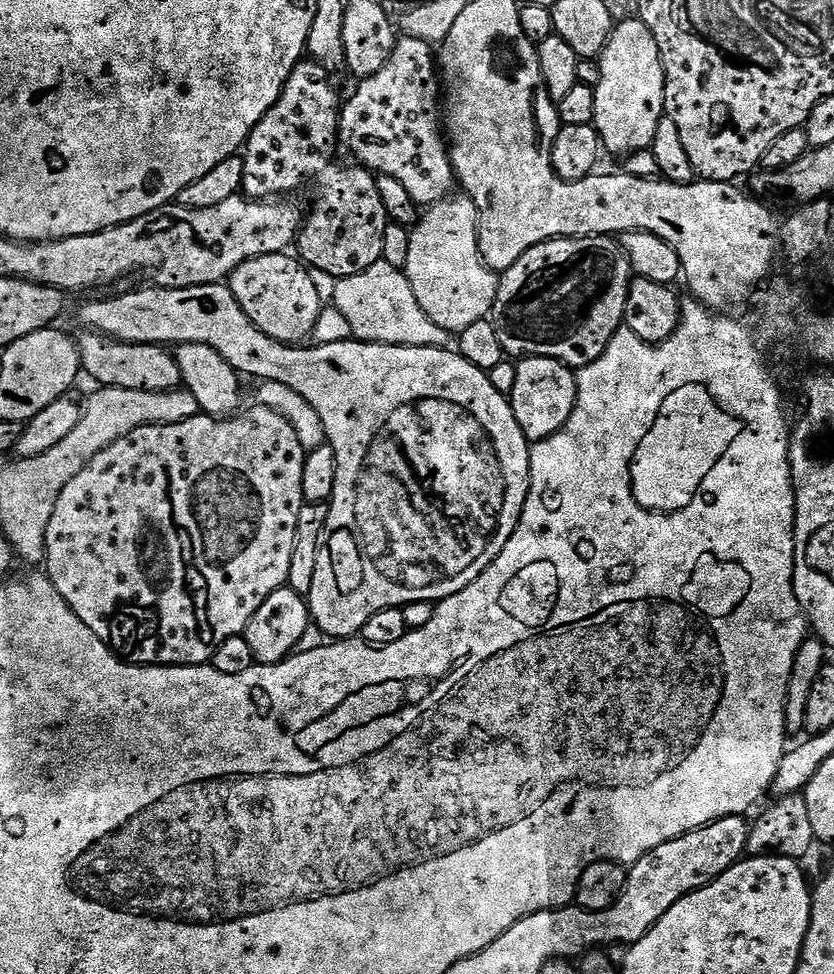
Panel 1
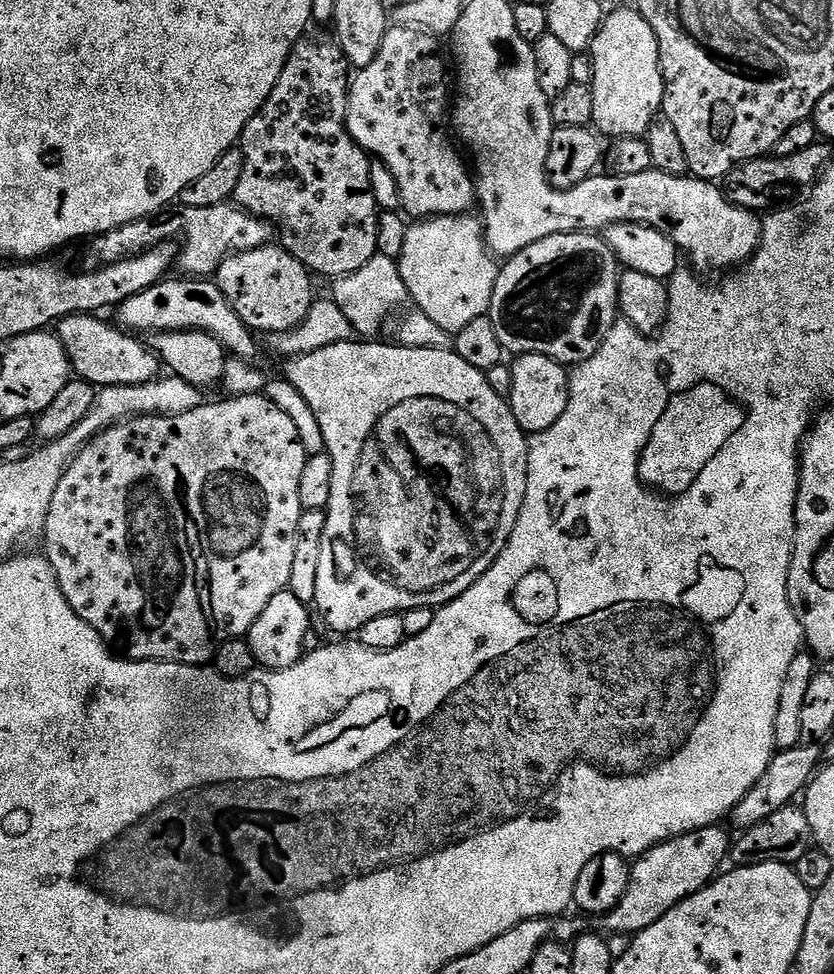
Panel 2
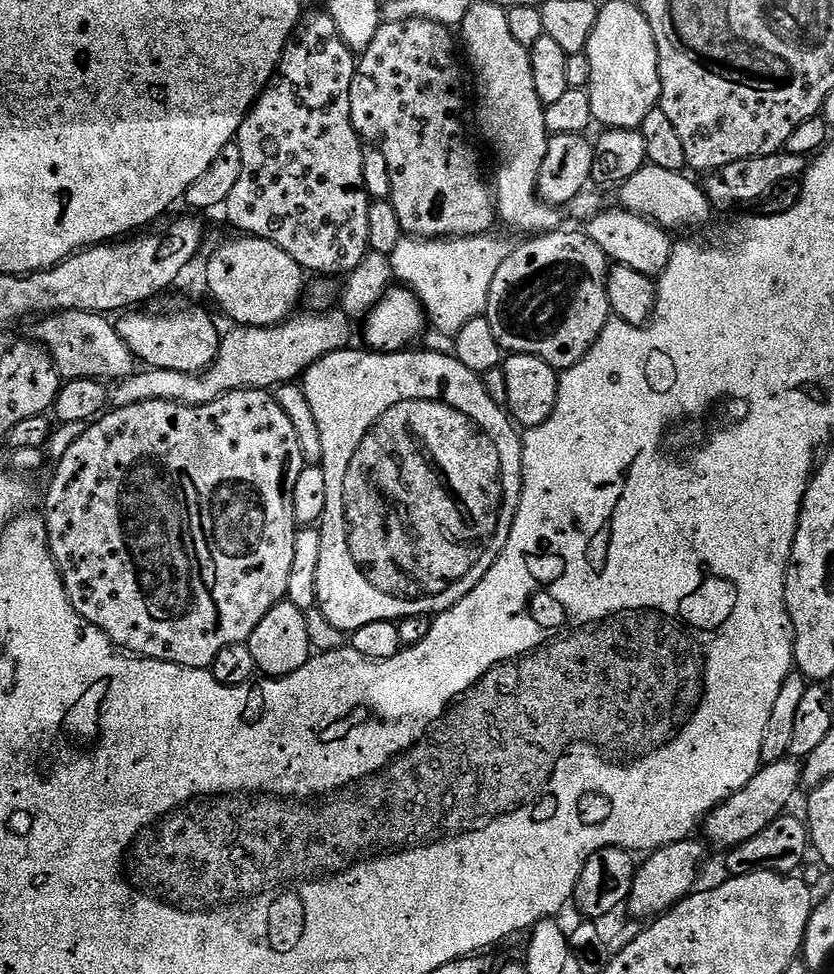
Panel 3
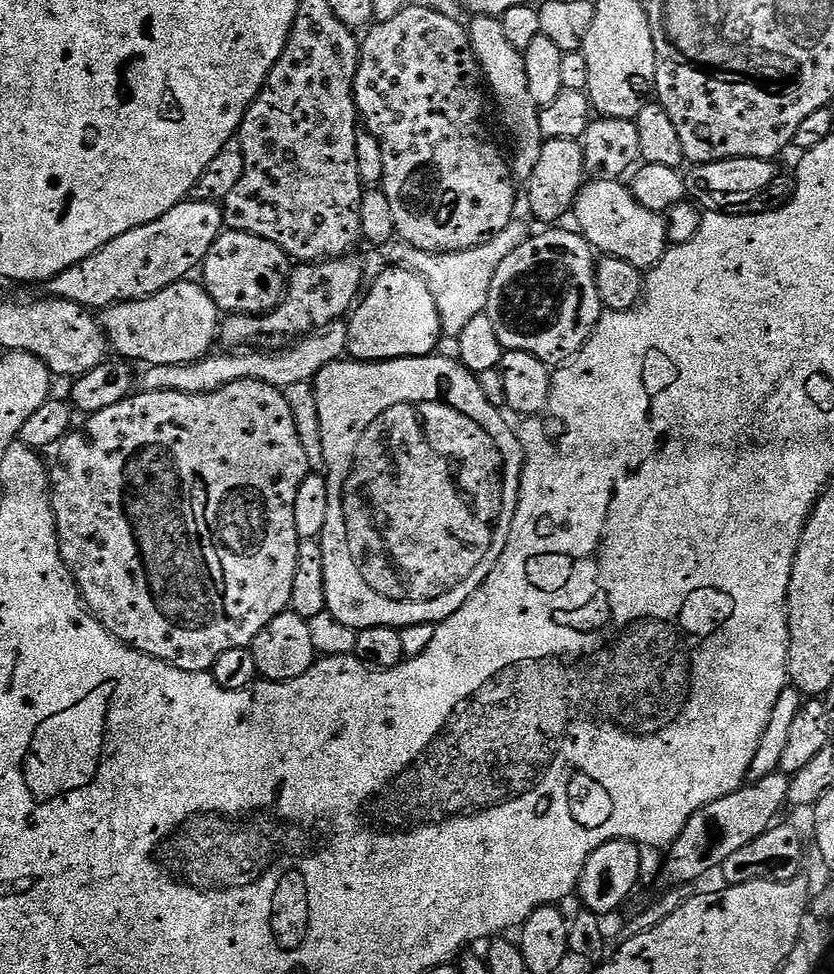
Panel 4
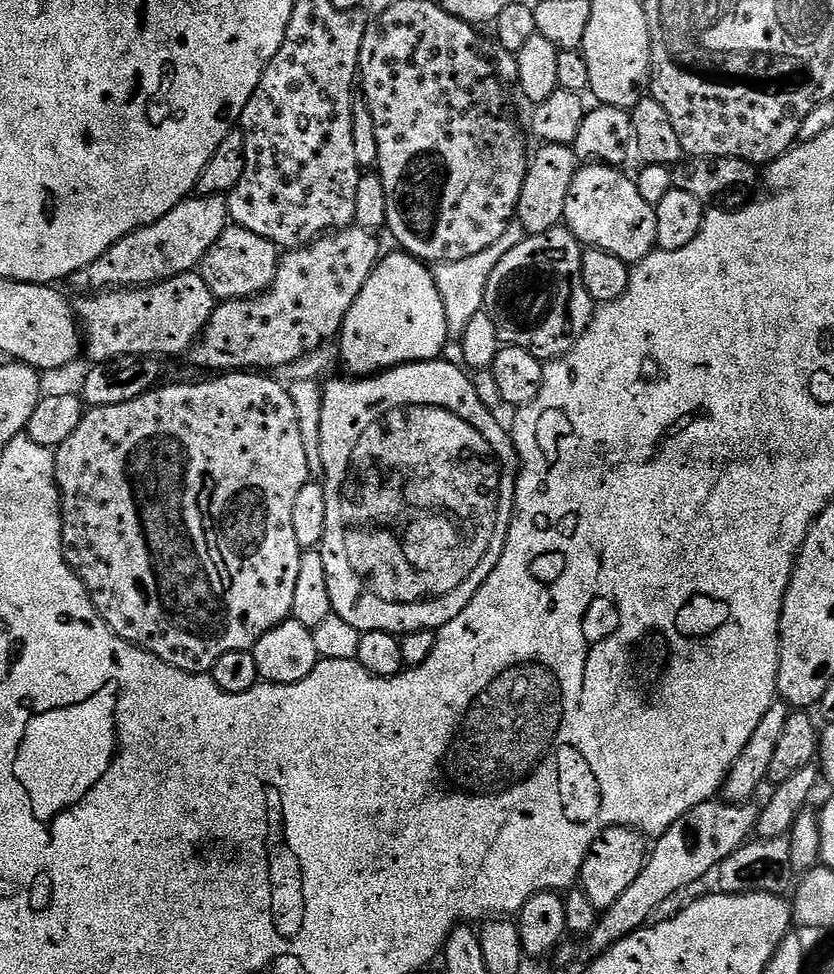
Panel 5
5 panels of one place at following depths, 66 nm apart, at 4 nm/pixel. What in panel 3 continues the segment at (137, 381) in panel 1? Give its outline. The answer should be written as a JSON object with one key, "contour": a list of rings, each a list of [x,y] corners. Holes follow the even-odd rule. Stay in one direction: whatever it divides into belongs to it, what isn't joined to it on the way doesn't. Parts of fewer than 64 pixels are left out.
{"contour":[[[53,312],[37,319],[35,343],[45,348],[65,381],[119,382],[137,371],[138,361],[118,334],[115,323],[99,312]]]}

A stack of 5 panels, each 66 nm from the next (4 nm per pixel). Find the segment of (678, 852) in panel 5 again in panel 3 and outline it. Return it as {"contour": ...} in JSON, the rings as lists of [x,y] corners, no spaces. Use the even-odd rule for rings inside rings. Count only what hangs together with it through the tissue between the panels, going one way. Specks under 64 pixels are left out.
{"contour":[[[785,758],[773,764],[764,764],[760,771],[742,786],[730,798],[726,798],[718,805],[713,812],[709,812],[702,821],[703,839],[709,845],[716,848],[731,850],[742,846],[742,842],[750,842],[754,834],[759,834],[761,830],[766,830],[770,822],[774,822],[779,816],[785,815],[789,811],[788,803],[796,796],[796,791],[801,791],[800,783],[801,765],[795,759]]]}

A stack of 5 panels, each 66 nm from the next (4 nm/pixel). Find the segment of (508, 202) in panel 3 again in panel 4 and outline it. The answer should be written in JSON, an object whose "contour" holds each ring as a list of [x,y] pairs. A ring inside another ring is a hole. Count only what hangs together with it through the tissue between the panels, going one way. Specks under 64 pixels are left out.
{"contour":[[[473,15],[471,19],[472,24],[467,25],[468,37],[480,68],[484,71],[487,91],[500,107],[500,120],[505,130],[516,139],[516,153],[510,156],[515,179],[527,182],[534,166],[538,166],[538,154],[542,154],[545,139],[540,129],[540,108],[534,98],[530,98],[530,85],[526,83],[524,53],[514,50],[514,45],[506,38],[502,22],[497,17]]]}

